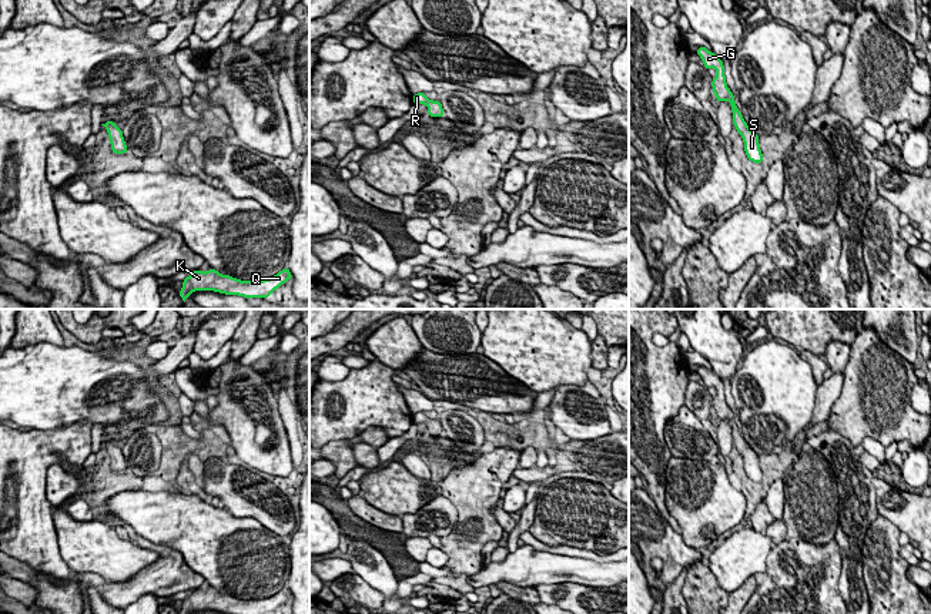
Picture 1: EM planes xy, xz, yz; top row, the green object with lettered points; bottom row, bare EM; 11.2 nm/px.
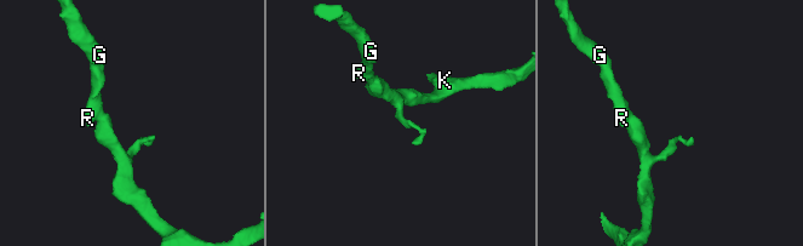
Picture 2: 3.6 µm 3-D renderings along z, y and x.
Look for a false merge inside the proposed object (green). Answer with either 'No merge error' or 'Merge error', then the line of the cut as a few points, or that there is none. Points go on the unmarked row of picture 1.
No merge error. No split

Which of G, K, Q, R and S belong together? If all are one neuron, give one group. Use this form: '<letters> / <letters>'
G K Q R S

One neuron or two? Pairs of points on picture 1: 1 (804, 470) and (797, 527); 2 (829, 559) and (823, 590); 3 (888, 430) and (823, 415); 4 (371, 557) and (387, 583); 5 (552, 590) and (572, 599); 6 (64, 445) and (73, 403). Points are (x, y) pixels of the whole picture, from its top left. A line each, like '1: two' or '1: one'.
1: one
2: one
3: two
4: one
5: one
6: two

